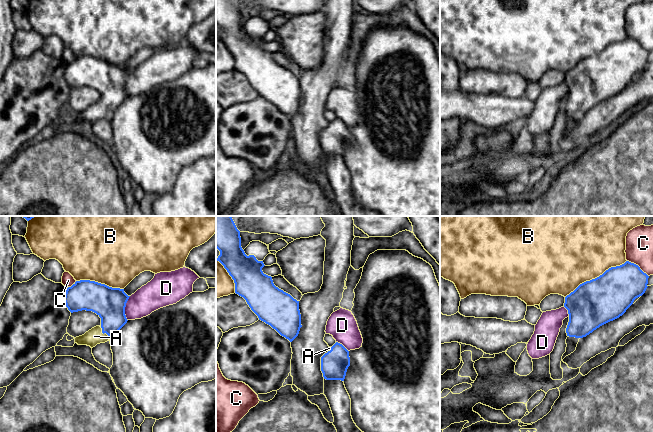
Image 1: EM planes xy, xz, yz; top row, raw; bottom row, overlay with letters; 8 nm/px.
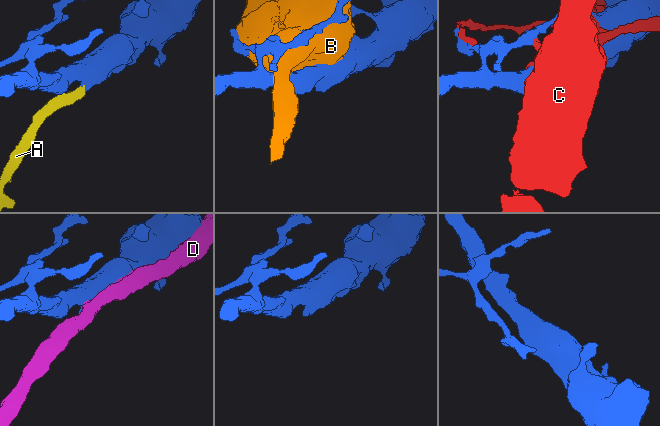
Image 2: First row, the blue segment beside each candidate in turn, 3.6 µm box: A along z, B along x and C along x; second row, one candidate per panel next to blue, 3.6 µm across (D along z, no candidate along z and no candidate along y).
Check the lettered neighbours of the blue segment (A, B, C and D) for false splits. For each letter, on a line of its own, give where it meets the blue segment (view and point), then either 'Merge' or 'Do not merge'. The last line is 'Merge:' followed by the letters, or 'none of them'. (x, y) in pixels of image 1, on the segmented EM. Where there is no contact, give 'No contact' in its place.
A: Touches blue at xy (104, 332). Merge
B: Touches blue at yz (595, 278). Do not merge
C: Touches blue at yz (638, 266). Do not merge
D: Touches blue at xy (124, 308). Do not merge
Merge: A

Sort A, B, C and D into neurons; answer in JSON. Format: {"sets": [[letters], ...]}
{"sets": [["A"], ["B"], ["C"], ["D"]]}

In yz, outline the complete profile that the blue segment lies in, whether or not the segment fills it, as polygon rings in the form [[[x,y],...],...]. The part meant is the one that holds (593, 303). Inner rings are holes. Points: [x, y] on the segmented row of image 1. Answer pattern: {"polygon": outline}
{"polygon": [[[626,261],[620,266],[609,268],[599,277],[580,284],[565,297],[564,307],[569,314],[567,336],[586,337],[600,326],[622,316],[634,300],[645,293],[648,278],[638,265]]]}

